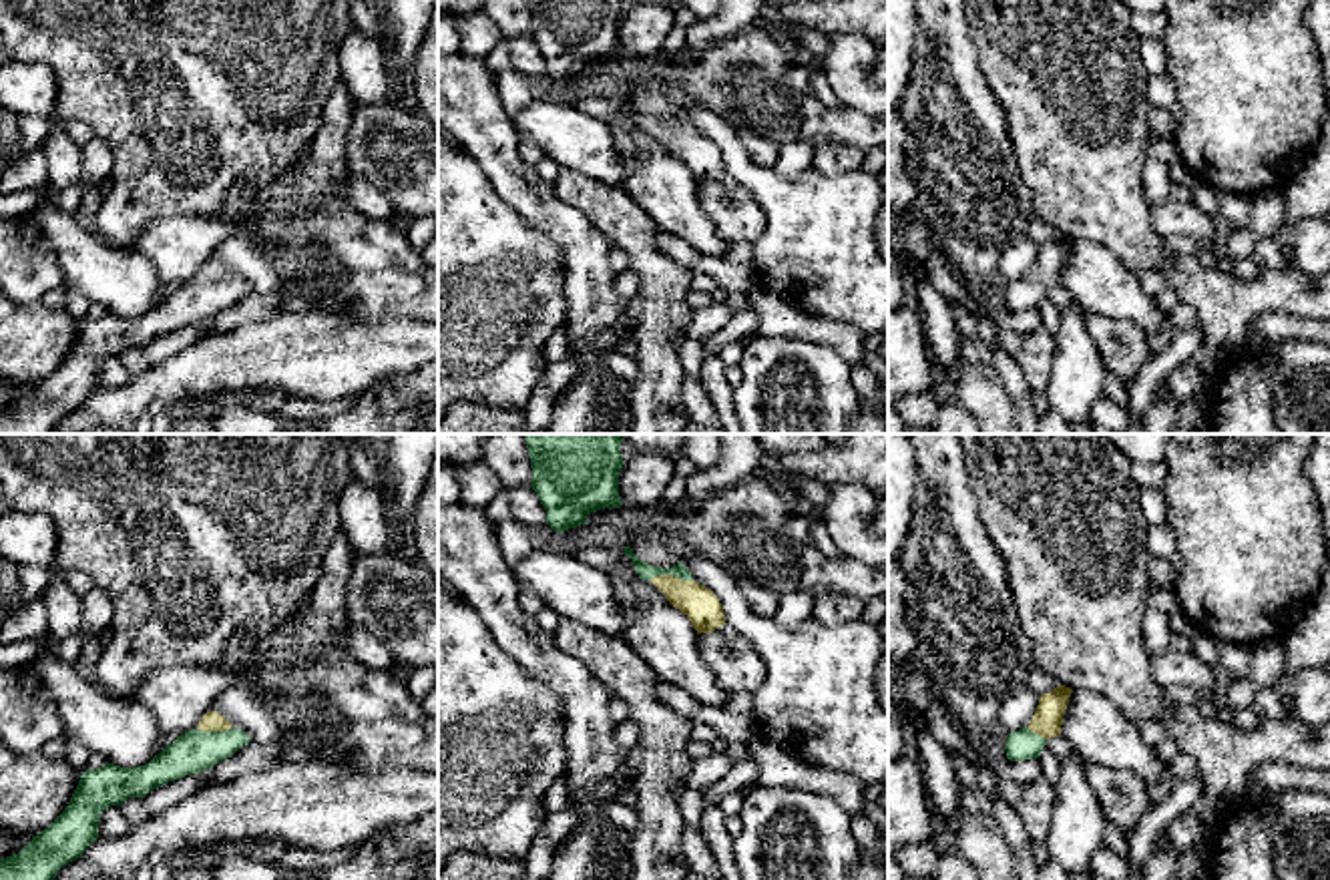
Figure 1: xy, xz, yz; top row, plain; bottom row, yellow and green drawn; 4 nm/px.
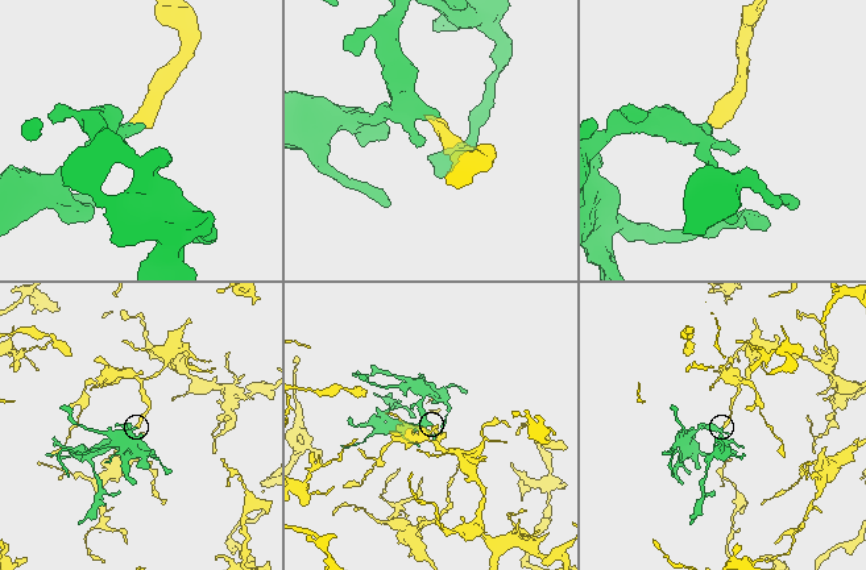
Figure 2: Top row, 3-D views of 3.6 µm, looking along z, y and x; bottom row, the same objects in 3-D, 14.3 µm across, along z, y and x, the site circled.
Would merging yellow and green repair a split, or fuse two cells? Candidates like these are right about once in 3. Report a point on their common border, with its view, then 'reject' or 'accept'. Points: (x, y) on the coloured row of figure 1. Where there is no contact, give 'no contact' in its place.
xz (672, 575) | accept

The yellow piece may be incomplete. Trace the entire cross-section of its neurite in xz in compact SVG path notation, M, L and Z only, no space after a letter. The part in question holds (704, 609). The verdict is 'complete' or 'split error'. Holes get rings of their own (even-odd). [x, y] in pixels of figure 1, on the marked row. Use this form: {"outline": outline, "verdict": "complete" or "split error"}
{"outline": "M627 544L625 557L633 561L635 573L641 581L653 583L667 601L689 617L693 629L699 633L711 633L725 625L723 607L713 591L695 583L691 573L681 565L671 569L659 569L643 563Z", "verdict": "split error"}

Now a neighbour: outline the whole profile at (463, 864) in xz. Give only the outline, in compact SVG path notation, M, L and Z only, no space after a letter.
M458 850L442 870L438 880L530 880L524 858L494 858L482 852Z

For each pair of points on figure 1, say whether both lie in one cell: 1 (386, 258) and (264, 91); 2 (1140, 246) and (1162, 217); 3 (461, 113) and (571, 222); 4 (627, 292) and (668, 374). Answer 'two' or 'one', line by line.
1: two
2: two
3: one
4: two

